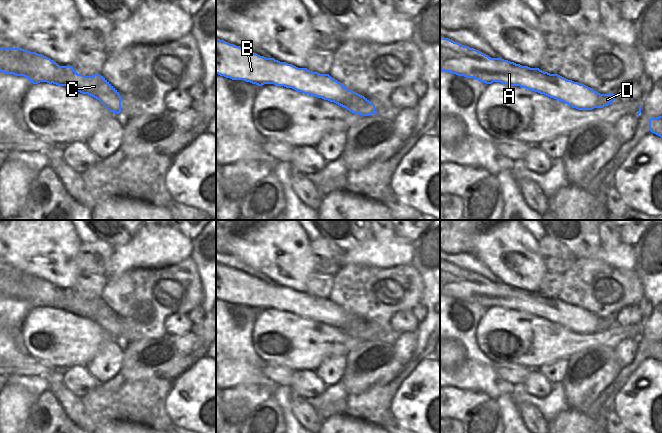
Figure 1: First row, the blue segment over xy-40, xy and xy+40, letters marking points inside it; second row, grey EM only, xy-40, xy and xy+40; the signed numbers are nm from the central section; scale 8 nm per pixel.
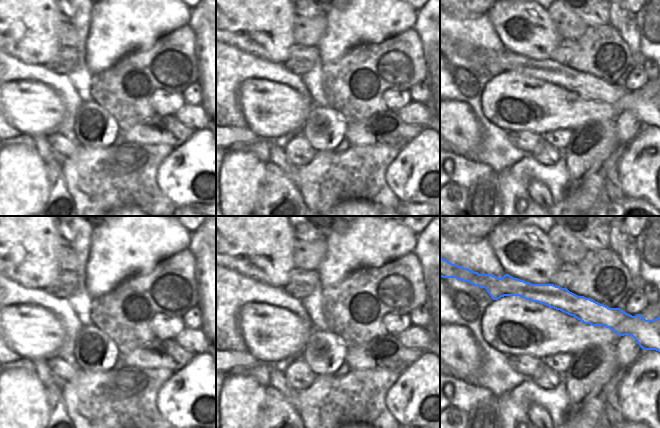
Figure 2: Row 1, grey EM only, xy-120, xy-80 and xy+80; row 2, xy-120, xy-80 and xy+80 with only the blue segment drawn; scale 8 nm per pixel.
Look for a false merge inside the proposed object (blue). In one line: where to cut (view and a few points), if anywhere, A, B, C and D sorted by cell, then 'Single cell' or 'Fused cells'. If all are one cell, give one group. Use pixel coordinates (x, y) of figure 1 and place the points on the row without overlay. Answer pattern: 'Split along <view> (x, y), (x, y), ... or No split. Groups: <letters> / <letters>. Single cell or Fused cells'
No split. Groups: A B C D. Single cell.

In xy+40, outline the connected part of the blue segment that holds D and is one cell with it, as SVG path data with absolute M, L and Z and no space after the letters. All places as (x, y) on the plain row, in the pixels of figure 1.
M440 260L440 294L486 308L500 306L520 310L550 322L560 324L578 334L592 334L608 330L615 318L600 318L592 312L550 298L539 292L522 290L488 279L448 262Z

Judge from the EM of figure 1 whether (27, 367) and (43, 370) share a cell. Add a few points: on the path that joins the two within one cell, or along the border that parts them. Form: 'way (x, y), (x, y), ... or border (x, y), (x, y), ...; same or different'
way (31, 367), (39, 370); same

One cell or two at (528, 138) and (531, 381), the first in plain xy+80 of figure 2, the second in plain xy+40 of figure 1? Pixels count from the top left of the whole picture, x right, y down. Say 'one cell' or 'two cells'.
two cells

